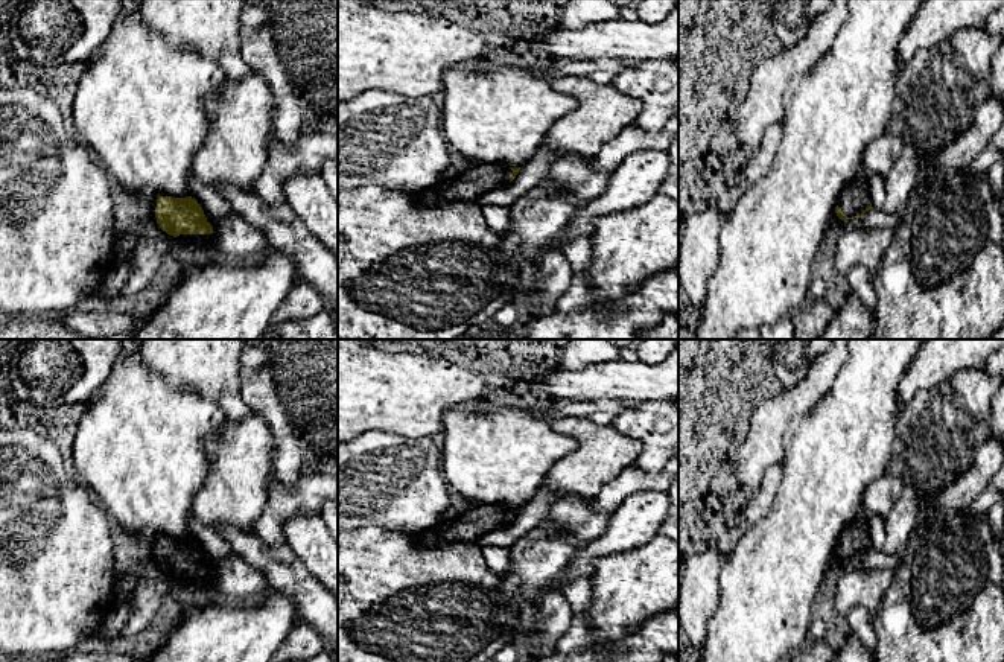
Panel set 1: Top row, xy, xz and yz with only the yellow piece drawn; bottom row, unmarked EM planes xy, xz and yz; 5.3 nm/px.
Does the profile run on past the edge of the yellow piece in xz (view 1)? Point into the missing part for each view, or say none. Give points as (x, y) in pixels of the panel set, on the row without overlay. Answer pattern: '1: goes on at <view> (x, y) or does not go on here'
1: goes on at xz (479, 519)

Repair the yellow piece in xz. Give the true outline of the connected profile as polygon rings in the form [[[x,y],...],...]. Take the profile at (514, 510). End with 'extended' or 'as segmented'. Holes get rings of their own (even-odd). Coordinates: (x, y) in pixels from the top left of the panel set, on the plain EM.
[[[479,504],[462,511],[455,520],[447,520],[435,530],[421,533],[418,545],[446,545],[452,542],[476,542],[482,534],[508,527],[520,508],[499,504]]]; extended

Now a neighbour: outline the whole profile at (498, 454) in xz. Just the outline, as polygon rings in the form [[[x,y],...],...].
[[[481,405],[478,411],[452,408],[443,414],[444,444],[441,470],[450,490],[469,504],[499,504],[520,508],[545,485],[557,461],[572,454],[575,438],[557,432],[548,420],[528,409],[504,405]]]

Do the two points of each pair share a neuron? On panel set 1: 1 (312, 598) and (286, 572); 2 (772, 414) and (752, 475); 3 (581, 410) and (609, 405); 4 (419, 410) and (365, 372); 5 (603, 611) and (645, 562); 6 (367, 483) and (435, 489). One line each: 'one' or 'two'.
1: one
2: one
3: one
4: one
5: one
6: one

